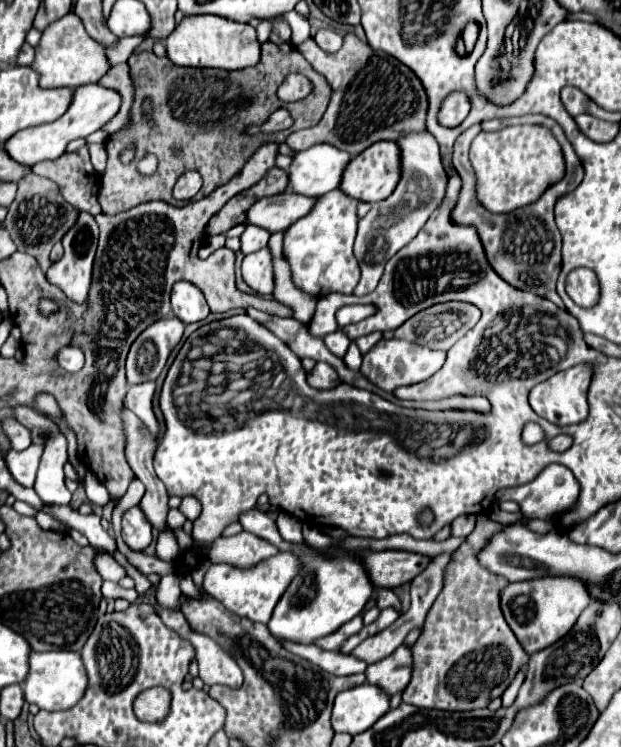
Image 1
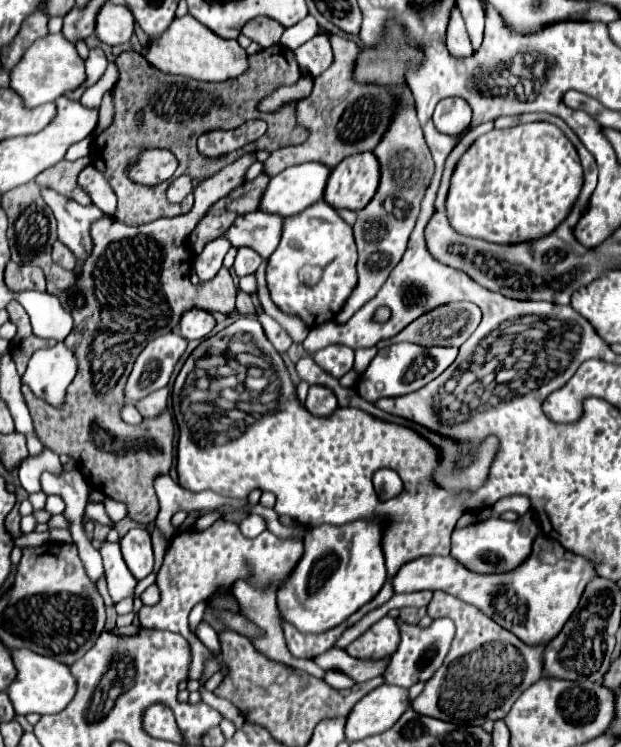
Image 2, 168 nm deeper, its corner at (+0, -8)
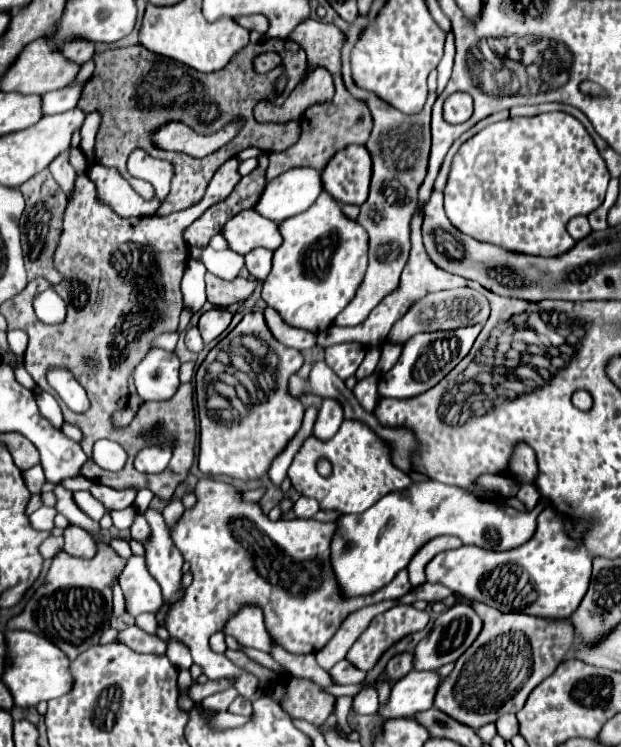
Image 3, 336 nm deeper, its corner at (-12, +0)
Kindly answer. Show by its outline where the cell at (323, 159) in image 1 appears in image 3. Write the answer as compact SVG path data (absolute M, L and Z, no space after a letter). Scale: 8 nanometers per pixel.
M292 168L270 180L254 206L260 216L282 222L308 210L322 192L320 172L312 168Z

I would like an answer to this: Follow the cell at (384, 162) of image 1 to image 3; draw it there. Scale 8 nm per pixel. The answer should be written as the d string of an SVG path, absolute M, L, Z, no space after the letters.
M346 146L322 168L324 192L340 204L360 206L368 198L372 158L364 146Z

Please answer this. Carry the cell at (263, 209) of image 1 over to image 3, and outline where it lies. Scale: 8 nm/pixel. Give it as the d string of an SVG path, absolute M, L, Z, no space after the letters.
M244 210L224 224L222 236L228 242L228 250L246 256L254 248L276 250L282 242L278 224L262 218L256 210Z

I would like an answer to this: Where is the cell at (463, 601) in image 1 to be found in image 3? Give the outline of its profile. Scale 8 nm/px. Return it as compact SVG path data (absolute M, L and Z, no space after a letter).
M470 602L470 604L484 620L484 628L476 638L476 642L468 648L468 652L464 652L456 660L456 668L442 680L434 698L434 706L444 714L452 716L454 720L458 720L460 724L472 726L476 730L488 722L496 722L502 714L522 710L528 694L544 678L548 678L558 668L558 664L566 658L568 648L572 648L574 644L576 630L572 630L570 618L562 618L562 620L532 618L530 614L504 614L492 606L484 606L482 602Z

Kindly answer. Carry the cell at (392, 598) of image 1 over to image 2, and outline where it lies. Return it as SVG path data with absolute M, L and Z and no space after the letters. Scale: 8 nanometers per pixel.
M400 616L396 618L396 624L400 630L400 644L398 644L398 650L392 654L390 664L382 676L384 676L386 684L410 688L422 680L424 682L430 680L432 674L442 666L442 660L446 658L450 642L454 638L454 624L448 618L440 618L440 620L434 620L426 630L422 630L418 626L406 624Z

